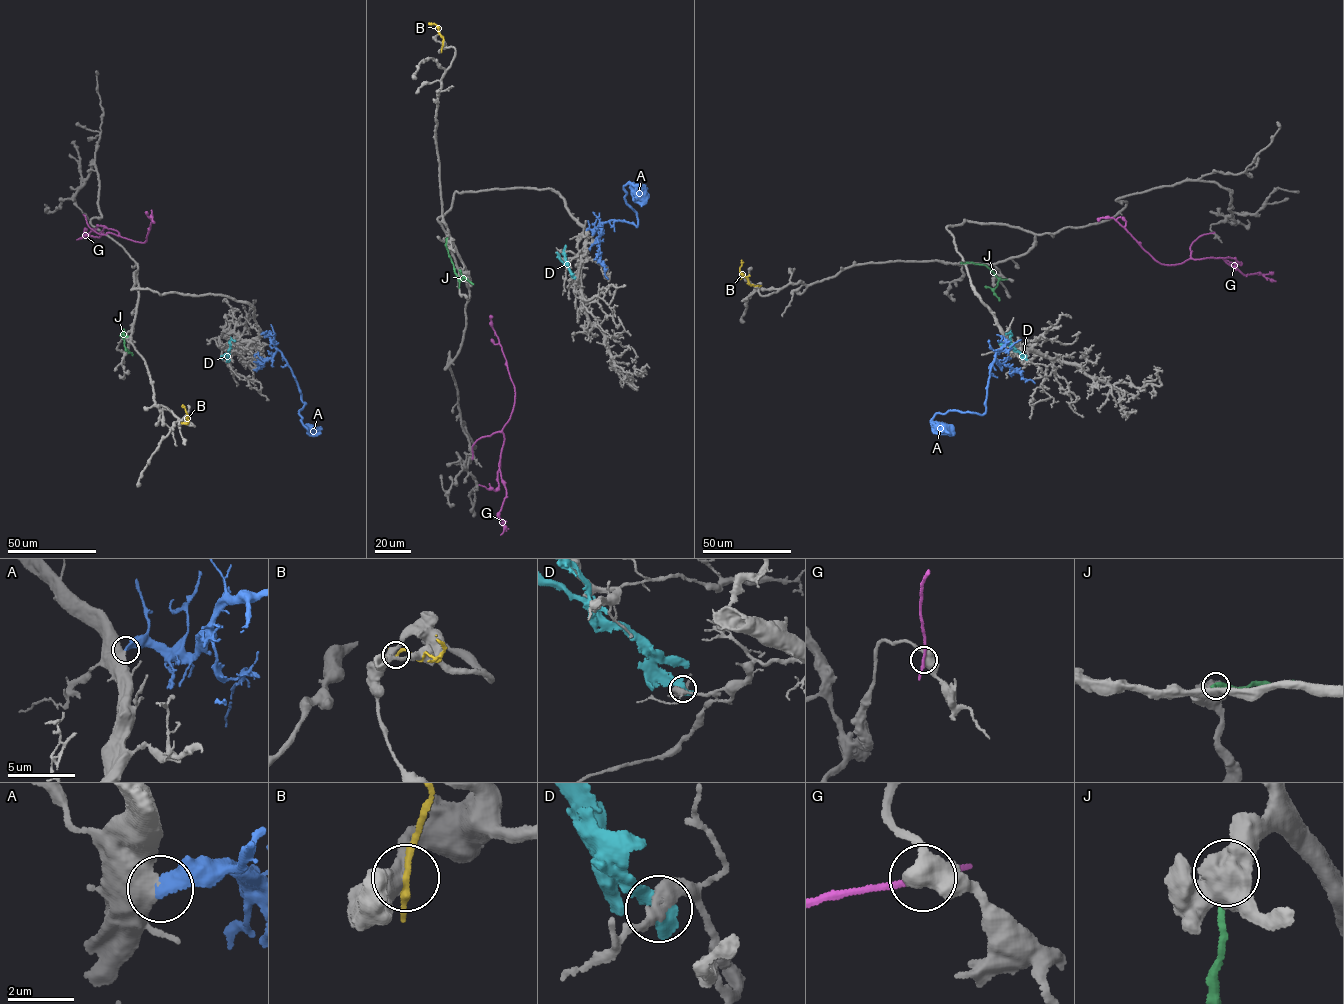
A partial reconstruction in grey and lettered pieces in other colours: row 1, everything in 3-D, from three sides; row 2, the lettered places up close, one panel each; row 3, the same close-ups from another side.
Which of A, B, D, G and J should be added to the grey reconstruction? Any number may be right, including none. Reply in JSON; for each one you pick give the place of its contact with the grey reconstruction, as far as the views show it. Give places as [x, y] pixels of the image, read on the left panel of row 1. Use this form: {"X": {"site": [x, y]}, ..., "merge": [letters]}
{"A": {"site": [261, 334]}, "merge": ["A"]}

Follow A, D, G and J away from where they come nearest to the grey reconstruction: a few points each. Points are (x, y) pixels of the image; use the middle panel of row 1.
A: (586, 230), (614, 220), (636, 227), (635, 211), (625, 199), (628, 183), (641, 206)
D: (574, 277), (563, 253), (565, 245)
G: (473, 456), (475, 441), (502, 430), (515, 401), (513, 384), (492, 329), (492, 316)
J: (446, 238), (445, 246), (456, 275), (473, 284)

